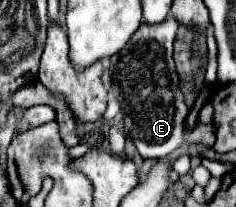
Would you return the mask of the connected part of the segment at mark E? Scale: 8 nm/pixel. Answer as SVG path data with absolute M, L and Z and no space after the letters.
M167 16L161 24L141 24L137 32L129 38L121 52L111 56L111 74L115 86L121 94L121 108L123 108L123 130L131 136L133 144L137 146L143 160L155 160L169 156L175 148L185 142L199 142L203 146L215 144L213 126L197 124L195 130L187 132L183 128L187 106L183 102L183 92L179 78L175 74L173 54L173 40L179 30L177 20Z

